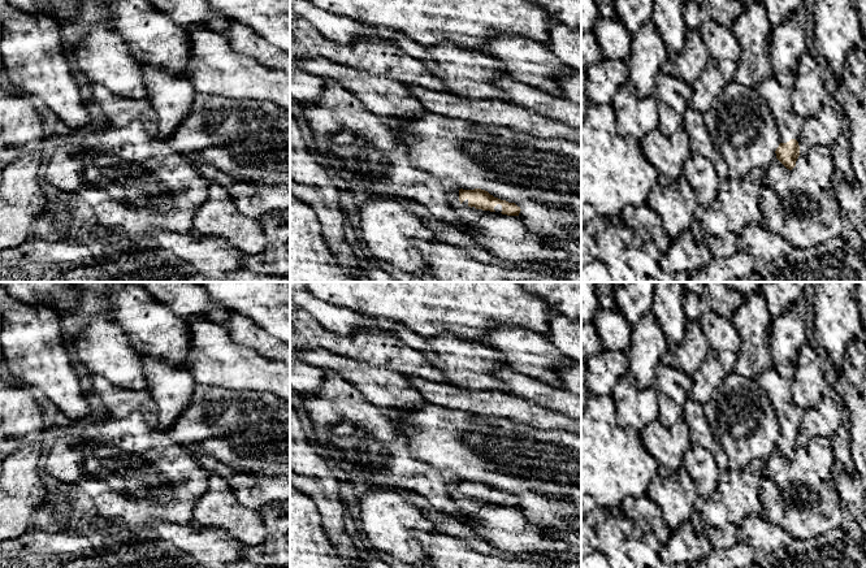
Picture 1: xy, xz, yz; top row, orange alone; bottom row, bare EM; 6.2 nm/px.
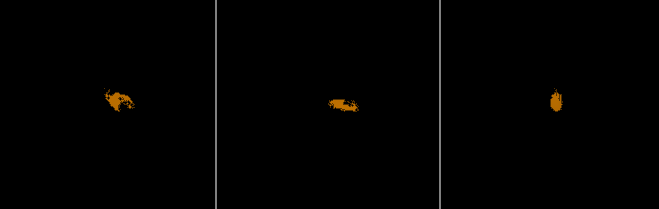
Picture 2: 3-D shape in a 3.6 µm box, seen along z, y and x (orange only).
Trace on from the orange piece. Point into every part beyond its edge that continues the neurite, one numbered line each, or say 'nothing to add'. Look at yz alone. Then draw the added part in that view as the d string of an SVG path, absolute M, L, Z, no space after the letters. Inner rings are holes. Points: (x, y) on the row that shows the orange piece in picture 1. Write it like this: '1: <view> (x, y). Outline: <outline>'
1: yz (789, 124). Outline: M775 77L754 87L767 101L780 133L780 143L798 138L802 131L804 118L792 107L791 90L783 87Z

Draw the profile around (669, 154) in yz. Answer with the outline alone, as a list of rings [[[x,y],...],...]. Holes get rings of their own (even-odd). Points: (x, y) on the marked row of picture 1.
[[[683,127],[672,135],[666,135],[659,129],[651,130],[640,144],[645,157],[658,172],[658,185],[670,186],[683,175],[684,165],[692,155]]]

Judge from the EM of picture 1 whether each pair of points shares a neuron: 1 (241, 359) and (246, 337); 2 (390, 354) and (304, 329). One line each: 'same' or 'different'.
1: different
2: same

